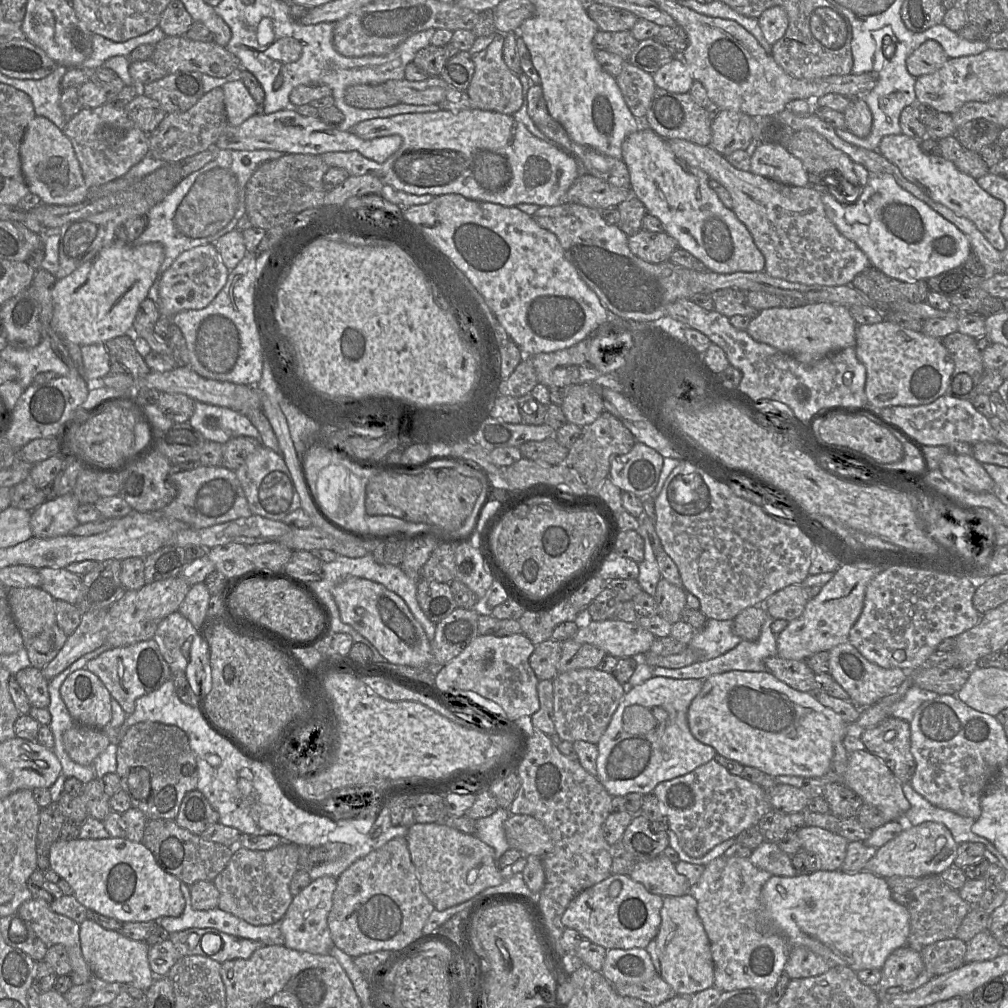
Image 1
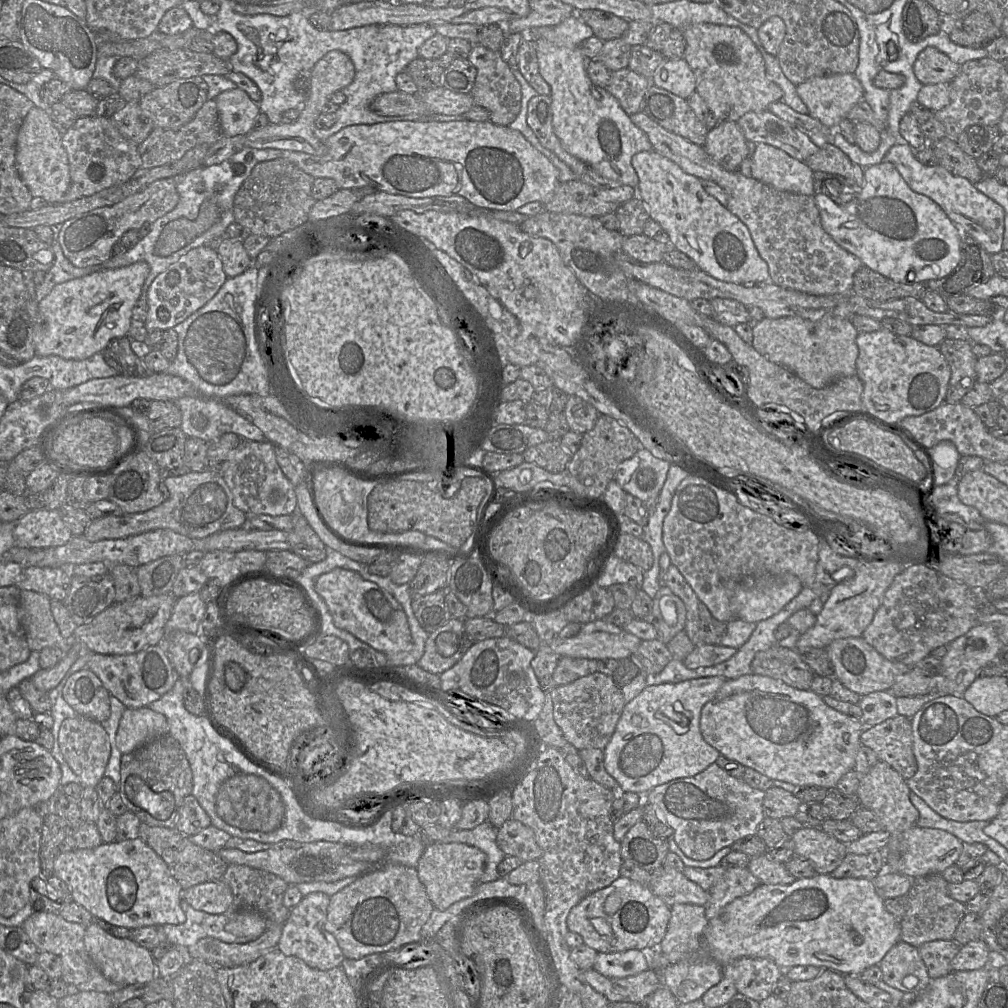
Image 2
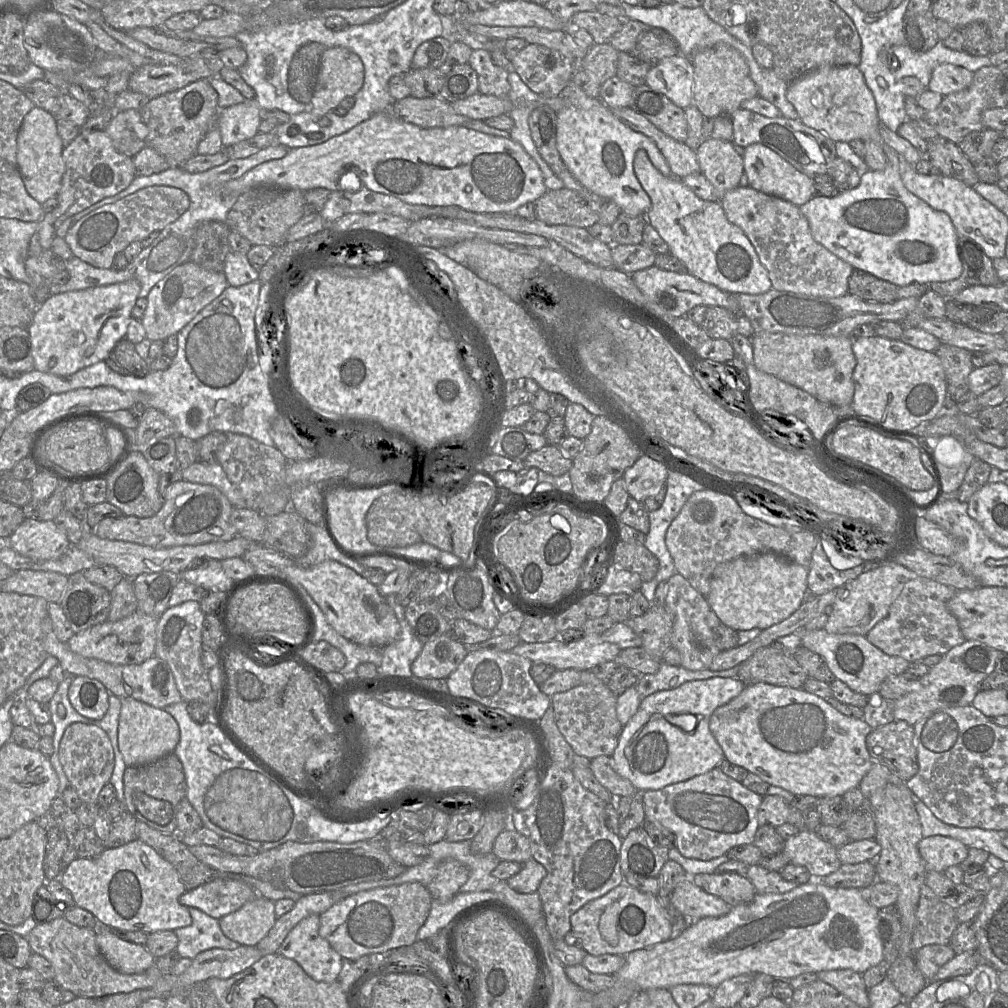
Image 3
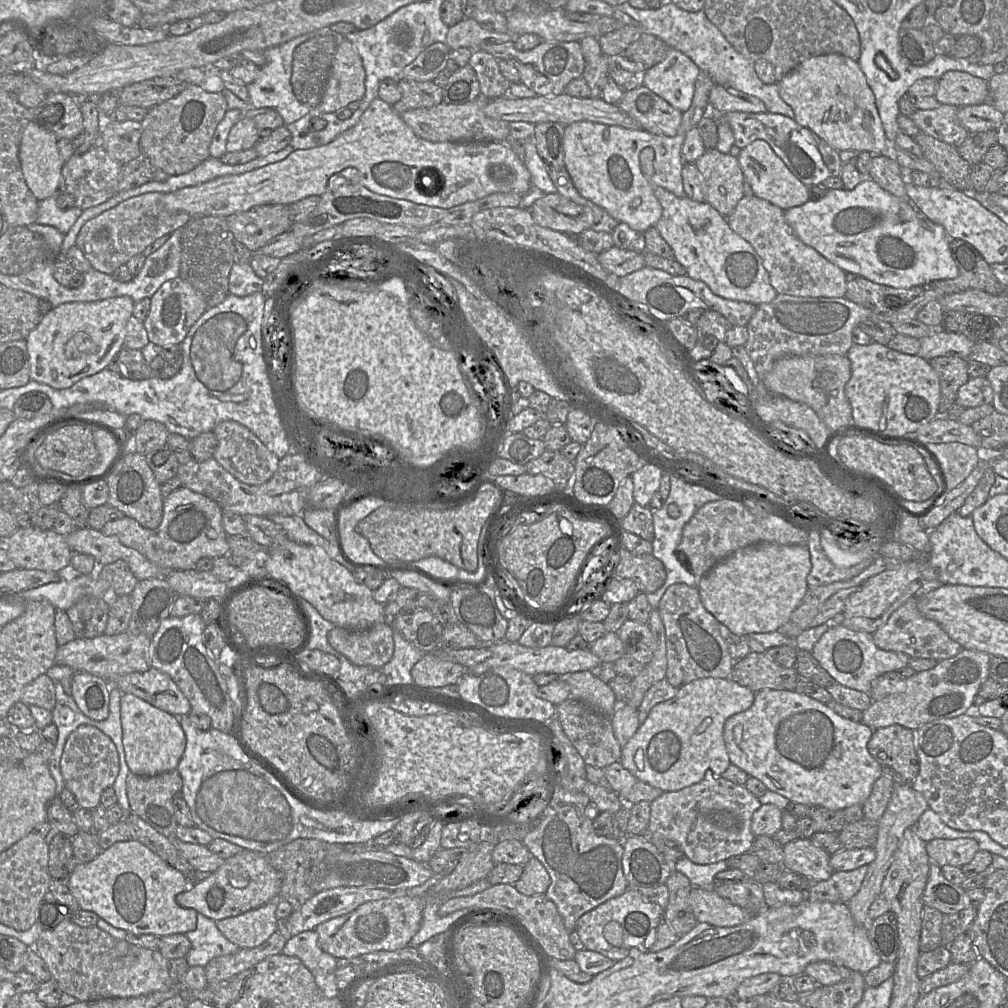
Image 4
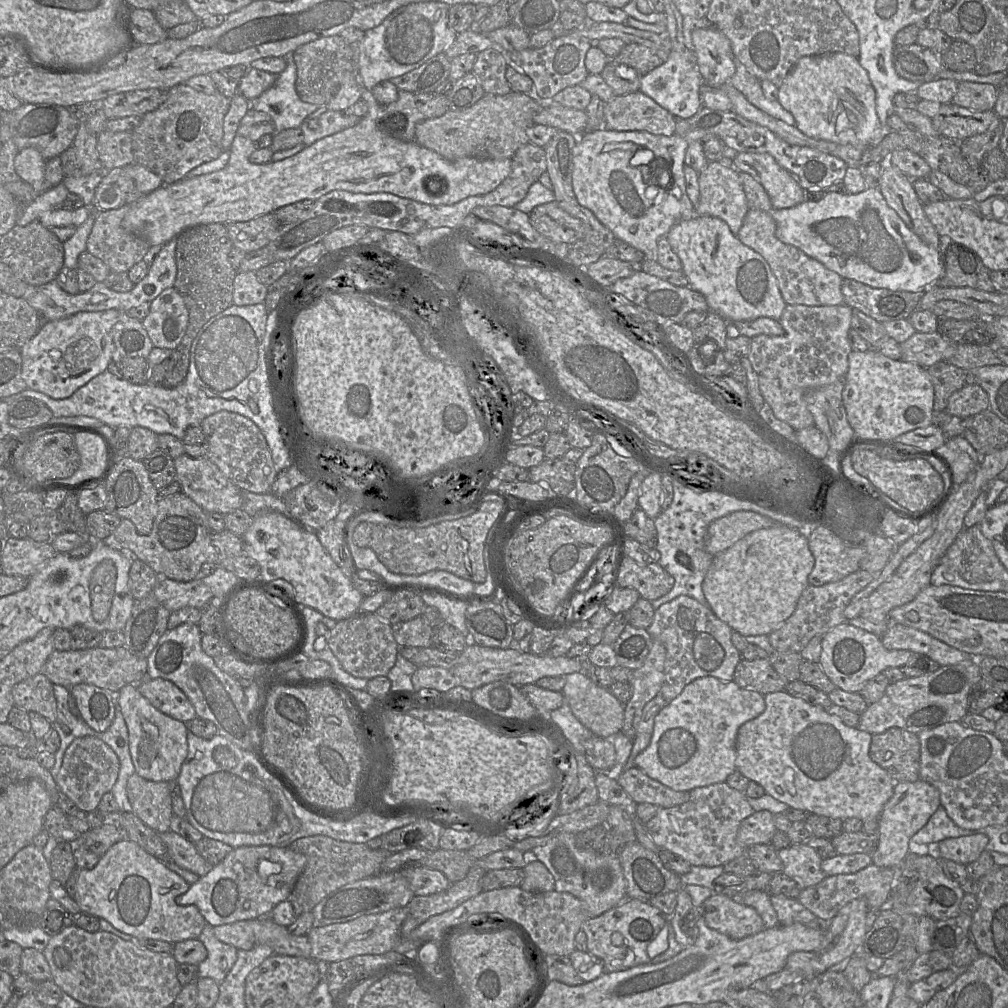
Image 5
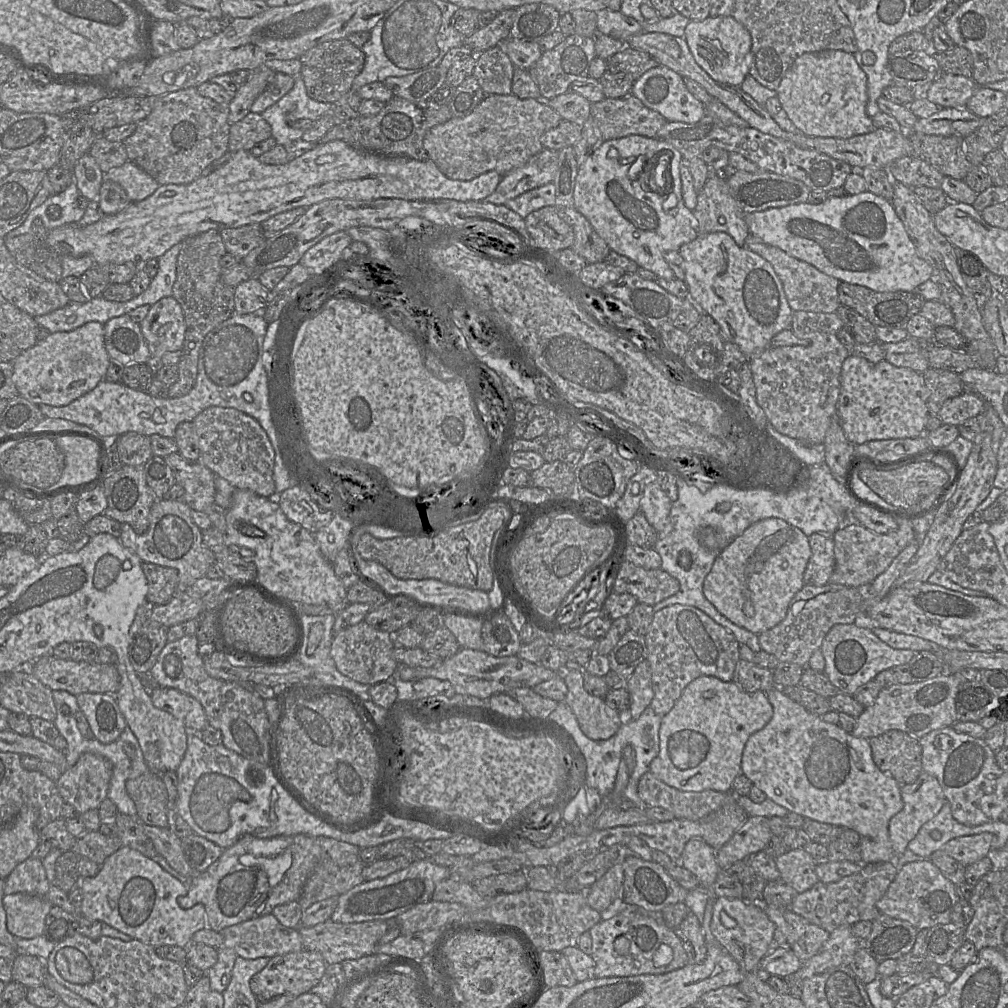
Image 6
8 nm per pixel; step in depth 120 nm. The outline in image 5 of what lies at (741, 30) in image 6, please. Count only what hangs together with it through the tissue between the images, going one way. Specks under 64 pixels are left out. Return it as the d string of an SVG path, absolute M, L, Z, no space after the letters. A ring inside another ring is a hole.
M714 26L696 29L692 42L703 83L709 88L719 88L729 83L736 71L730 40Z

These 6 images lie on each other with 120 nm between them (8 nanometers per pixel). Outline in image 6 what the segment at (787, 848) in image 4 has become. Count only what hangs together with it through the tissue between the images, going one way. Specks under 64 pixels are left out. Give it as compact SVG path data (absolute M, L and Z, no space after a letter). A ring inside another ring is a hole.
M803 848L790 849L775 859L780 879L792 886L798 894L819 882L816 862Z

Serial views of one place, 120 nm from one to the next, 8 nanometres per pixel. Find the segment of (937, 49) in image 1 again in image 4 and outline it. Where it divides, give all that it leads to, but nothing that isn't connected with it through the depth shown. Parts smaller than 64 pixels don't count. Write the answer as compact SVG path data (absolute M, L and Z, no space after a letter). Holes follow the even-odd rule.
M948 71L938 79L935 98L940 104L964 107L989 101L988 81L962 71Z

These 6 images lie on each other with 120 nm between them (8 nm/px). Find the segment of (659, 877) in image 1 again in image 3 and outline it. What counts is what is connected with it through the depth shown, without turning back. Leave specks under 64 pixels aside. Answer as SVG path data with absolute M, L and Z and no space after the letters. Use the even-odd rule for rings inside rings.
M686 877L676 885L671 902L688 921L724 916L731 909L724 900L695 885L692 877Z

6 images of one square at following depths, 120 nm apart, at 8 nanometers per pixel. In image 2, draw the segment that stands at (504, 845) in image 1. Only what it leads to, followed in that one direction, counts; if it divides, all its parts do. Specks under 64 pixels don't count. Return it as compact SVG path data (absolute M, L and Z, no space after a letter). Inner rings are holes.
M486 820L470 830L459 830L455 828L442 840L434 843L463 843L484 852L486 862L480 883L486 883L497 880L500 877L497 866L506 856L496 843L497 831L498 829Z

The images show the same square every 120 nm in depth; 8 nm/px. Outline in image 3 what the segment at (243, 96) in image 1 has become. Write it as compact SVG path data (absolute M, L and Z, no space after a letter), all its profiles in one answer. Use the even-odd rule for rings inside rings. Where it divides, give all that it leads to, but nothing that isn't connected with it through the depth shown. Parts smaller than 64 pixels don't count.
M245 100L219 110L217 126L221 133L223 147L226 148L255 136L261 121L261 108L255 100Z

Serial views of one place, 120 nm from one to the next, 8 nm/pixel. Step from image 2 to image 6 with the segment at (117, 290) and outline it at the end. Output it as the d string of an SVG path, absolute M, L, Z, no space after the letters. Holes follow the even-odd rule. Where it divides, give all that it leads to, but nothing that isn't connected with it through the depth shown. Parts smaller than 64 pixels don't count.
M88 322L74 330L50 333L42 341L22 352L12 361L12 380L19 396L36 405L66 406L93 390L105 375L110 363L110 357L104 344L104 324Z

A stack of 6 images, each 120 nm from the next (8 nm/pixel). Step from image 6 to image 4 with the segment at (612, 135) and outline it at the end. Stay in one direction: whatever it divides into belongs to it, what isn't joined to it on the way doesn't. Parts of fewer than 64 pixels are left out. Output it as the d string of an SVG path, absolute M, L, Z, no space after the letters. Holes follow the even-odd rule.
M643 85L625 91L617 105L645 131L667 137L678 133L683 113Z

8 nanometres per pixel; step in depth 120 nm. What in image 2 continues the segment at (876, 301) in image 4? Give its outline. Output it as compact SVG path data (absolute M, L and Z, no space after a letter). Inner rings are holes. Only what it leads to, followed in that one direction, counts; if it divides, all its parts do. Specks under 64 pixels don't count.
M864 265L853 275L851 288L853 293L875 301L906 297L922 300L927 290L927 282L898 283Z

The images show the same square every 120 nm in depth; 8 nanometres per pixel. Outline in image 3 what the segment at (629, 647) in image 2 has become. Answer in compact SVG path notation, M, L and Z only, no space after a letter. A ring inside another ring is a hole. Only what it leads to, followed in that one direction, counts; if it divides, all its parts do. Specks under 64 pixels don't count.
M583 634L572 642L564 642L558 637L538 643L521 641L510 650L529 659L532 663L552 665L556 670L591 670L595 665L613 661L621 649L614 643L605 641L601 634Z

